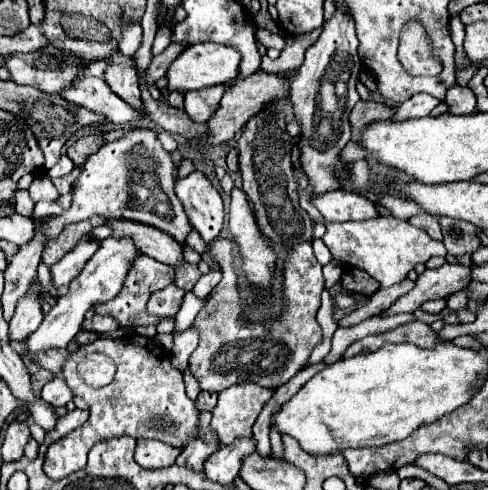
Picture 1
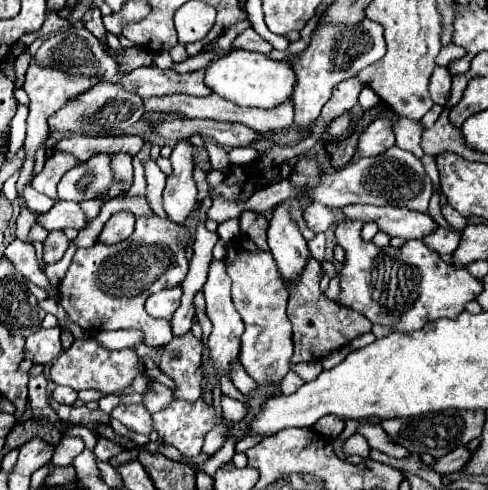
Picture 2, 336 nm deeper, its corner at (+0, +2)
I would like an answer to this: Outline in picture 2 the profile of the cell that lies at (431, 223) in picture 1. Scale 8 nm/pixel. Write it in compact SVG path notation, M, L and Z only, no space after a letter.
M439 227L437 231L433 231L429 237L423 239L433 251L437 251L439 255L445 255L445 253L453 253L457 247L459 247L459 241L461 241L461 233L459 231L453 231L453 229L443 229Z

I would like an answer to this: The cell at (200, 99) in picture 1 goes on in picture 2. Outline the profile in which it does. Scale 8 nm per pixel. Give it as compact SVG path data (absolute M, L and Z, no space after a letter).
M181 141L171 157L173 173L167 177L167 187L163 193L163 209L169 221L183 225L193 205L197 203L197 187L193 181L193 149L187 141Z

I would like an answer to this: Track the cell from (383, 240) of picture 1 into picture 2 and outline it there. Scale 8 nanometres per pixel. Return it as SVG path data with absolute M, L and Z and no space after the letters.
M309 203L309 205L305 205L303 207L303 219L305 219L307 227L313 233L333 229L333 225L337 223L337 219L331 213L331 209L325 207L325 205L321 205L321 203Z

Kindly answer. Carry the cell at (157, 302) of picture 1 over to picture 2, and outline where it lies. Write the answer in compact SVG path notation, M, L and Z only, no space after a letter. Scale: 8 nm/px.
M173 287L173 289L163 289L153 293L147 303L145 303L145 311L151 317L163 317L163 319L171 319L173 313L177 311L181 303L181 287Z

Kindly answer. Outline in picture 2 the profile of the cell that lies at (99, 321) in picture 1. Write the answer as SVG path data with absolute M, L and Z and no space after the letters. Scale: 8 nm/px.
M53 327L53 329L41 329L35 335L27 337L25 359L31 359L33 363L41 363L41 365L51 363L63 351L59 333L61 329Z

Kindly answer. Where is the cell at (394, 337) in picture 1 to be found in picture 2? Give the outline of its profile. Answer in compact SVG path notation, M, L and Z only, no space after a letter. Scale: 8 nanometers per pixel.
M311 361L311 363L293 363L293 365L291 365L291 371L295 371L297 375L301 375L305 381L311 381L311 379L315 379L315 377L323 371L323 367L321 367L319 361Z

